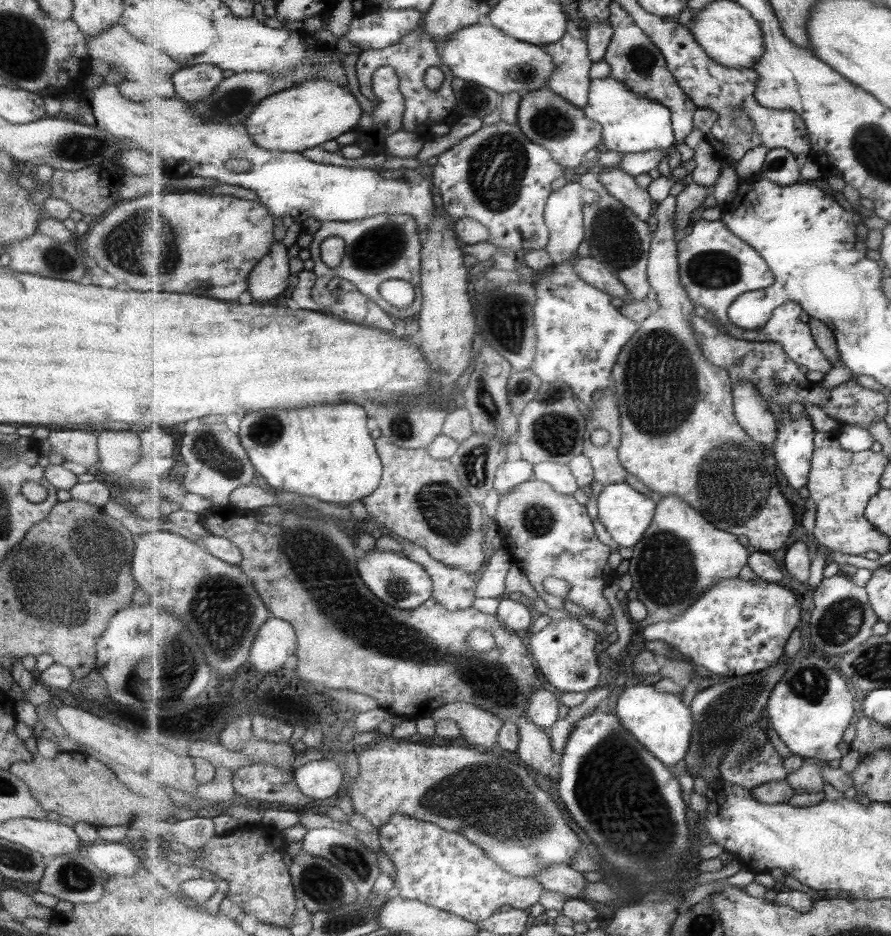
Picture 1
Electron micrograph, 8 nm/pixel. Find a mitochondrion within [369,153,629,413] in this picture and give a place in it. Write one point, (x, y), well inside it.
(504, 315)

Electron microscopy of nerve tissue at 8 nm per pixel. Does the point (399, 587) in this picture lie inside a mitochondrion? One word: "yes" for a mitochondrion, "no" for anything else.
yes

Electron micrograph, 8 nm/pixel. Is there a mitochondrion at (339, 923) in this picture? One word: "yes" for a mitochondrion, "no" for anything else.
yes

